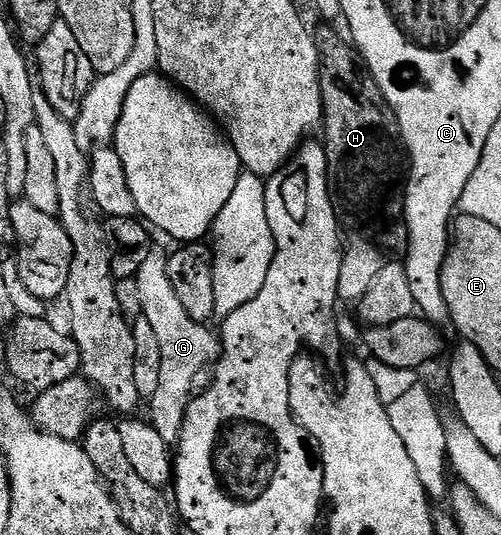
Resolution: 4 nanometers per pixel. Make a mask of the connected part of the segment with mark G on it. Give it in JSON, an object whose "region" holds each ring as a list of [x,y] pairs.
{"region":[[[159,249],[151,250],[134,279],[137,281],[138,291],[141,292],[143,318],[149,321],[149,325],[153,325],[157,332],[157,342],[161,344],[161,382],[157,384],[157,393],[153,393],[149,400],[149,419],[154,423],[157,433],[161,433],[161,438],[175,445],[182,437],[187,407],[196,390],[195,378],[206,369],[207,362],[209,367],[212,360],[220,354],[221,343],[216,332],[214,335],[210,331],[212,328],[208,324],[193,321],[193,317],[185,313],[177,293],[173,290],[173,284],[169,281],[167,255],[164,252],[159,252]]]}

